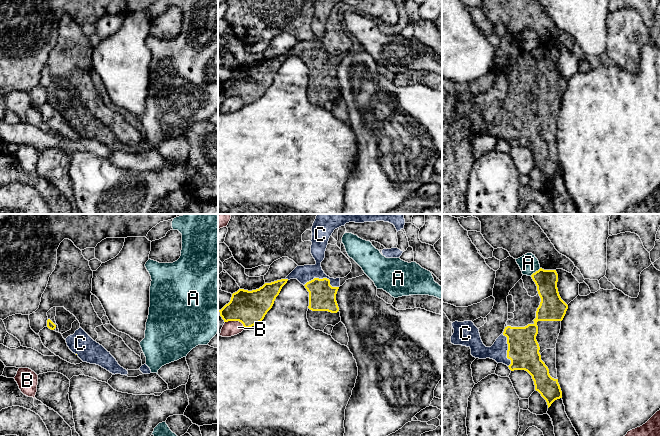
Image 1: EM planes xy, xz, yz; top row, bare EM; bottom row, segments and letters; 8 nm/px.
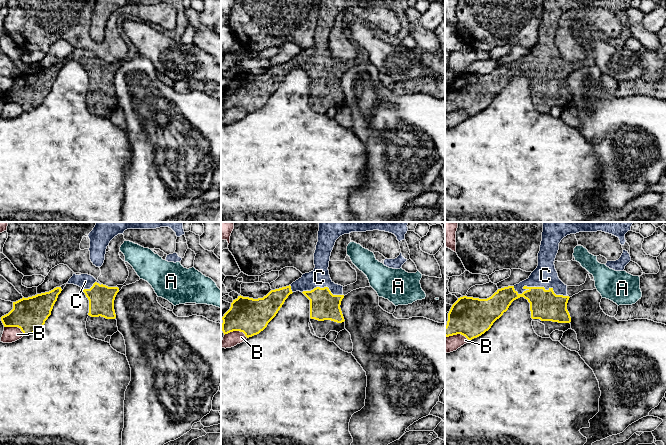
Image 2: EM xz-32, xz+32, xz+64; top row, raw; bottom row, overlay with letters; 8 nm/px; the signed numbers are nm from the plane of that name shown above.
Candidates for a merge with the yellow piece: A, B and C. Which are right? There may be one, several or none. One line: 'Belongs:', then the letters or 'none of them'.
Belongs: C

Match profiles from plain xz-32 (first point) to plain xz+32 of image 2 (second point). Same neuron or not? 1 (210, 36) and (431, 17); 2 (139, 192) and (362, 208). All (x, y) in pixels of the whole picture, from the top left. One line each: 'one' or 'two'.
1: two
2: one

